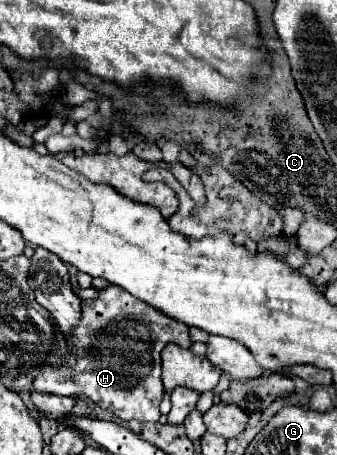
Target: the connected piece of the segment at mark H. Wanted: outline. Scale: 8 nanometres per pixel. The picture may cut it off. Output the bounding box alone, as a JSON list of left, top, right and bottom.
[33,287,189,421]

